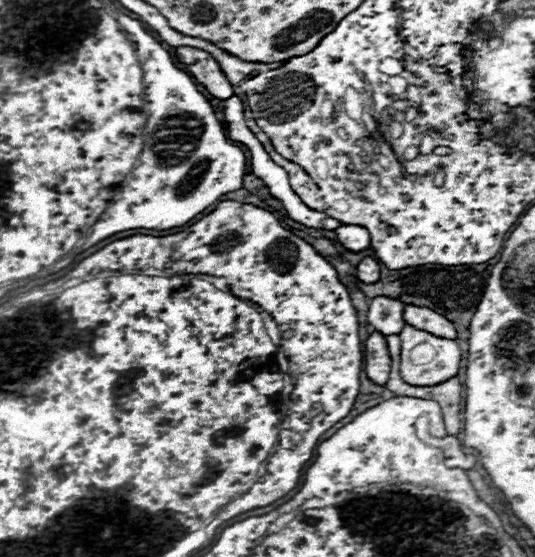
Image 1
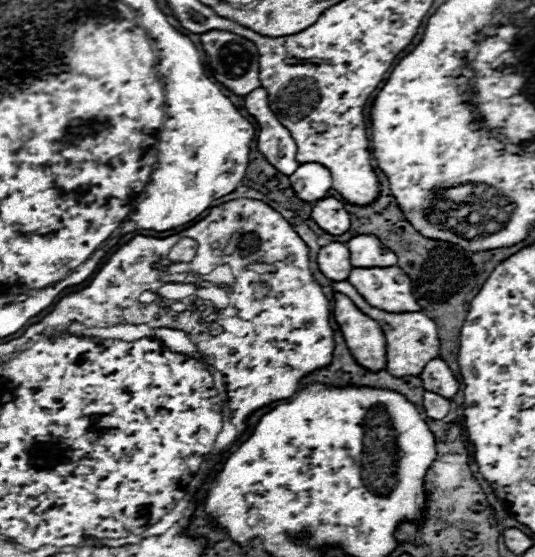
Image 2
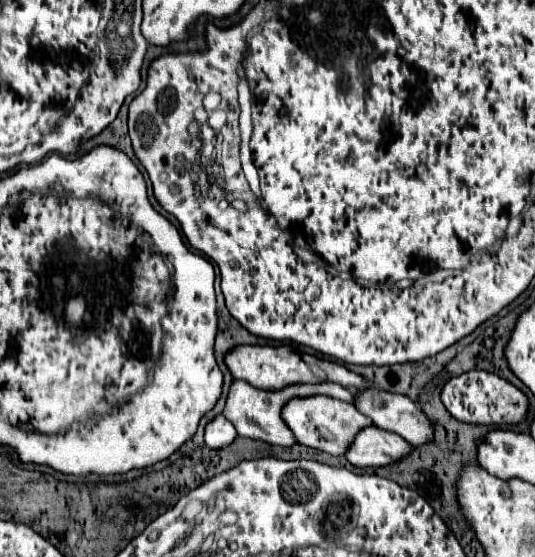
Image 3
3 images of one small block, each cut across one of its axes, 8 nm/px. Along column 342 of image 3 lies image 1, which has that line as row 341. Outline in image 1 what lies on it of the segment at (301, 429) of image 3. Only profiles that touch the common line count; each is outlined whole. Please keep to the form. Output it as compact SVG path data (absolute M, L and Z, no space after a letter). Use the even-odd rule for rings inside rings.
M404 324L404 330L400 332L400 340L402 340L402 362L400 362L400 374L402 374L402 380L406 384L412 384L412 386L436 386L436 384L442 384L454 376L458 376L458 370L460 370L460 360L462 360L462 352L460 352L460 346L458 342L454 340L446 340L446 338L438 338L430 332L424 332L424 330L418 330L410 324ZM422 344L422 354L414 354L412 350L416 346Z

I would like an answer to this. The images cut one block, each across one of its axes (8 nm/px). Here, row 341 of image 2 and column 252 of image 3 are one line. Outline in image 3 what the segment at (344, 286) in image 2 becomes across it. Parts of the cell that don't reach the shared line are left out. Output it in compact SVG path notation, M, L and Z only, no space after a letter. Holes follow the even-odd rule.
M234 380L222 414L234 424L238 436L246 436L252 440L264 440L268 444L278 444L278 446L292 446L292 444L296 444L296 438L290 430L286 430L286 424L280 418L280 410L290 398L316 396L316 394L326 394L326 396L346 400L346 402L352 402L352 398L354 398L354 394L348 388L334 384L334 382L320 382L314 386L284 386L282 390L258 390L258 388L250 386L248 382Z

